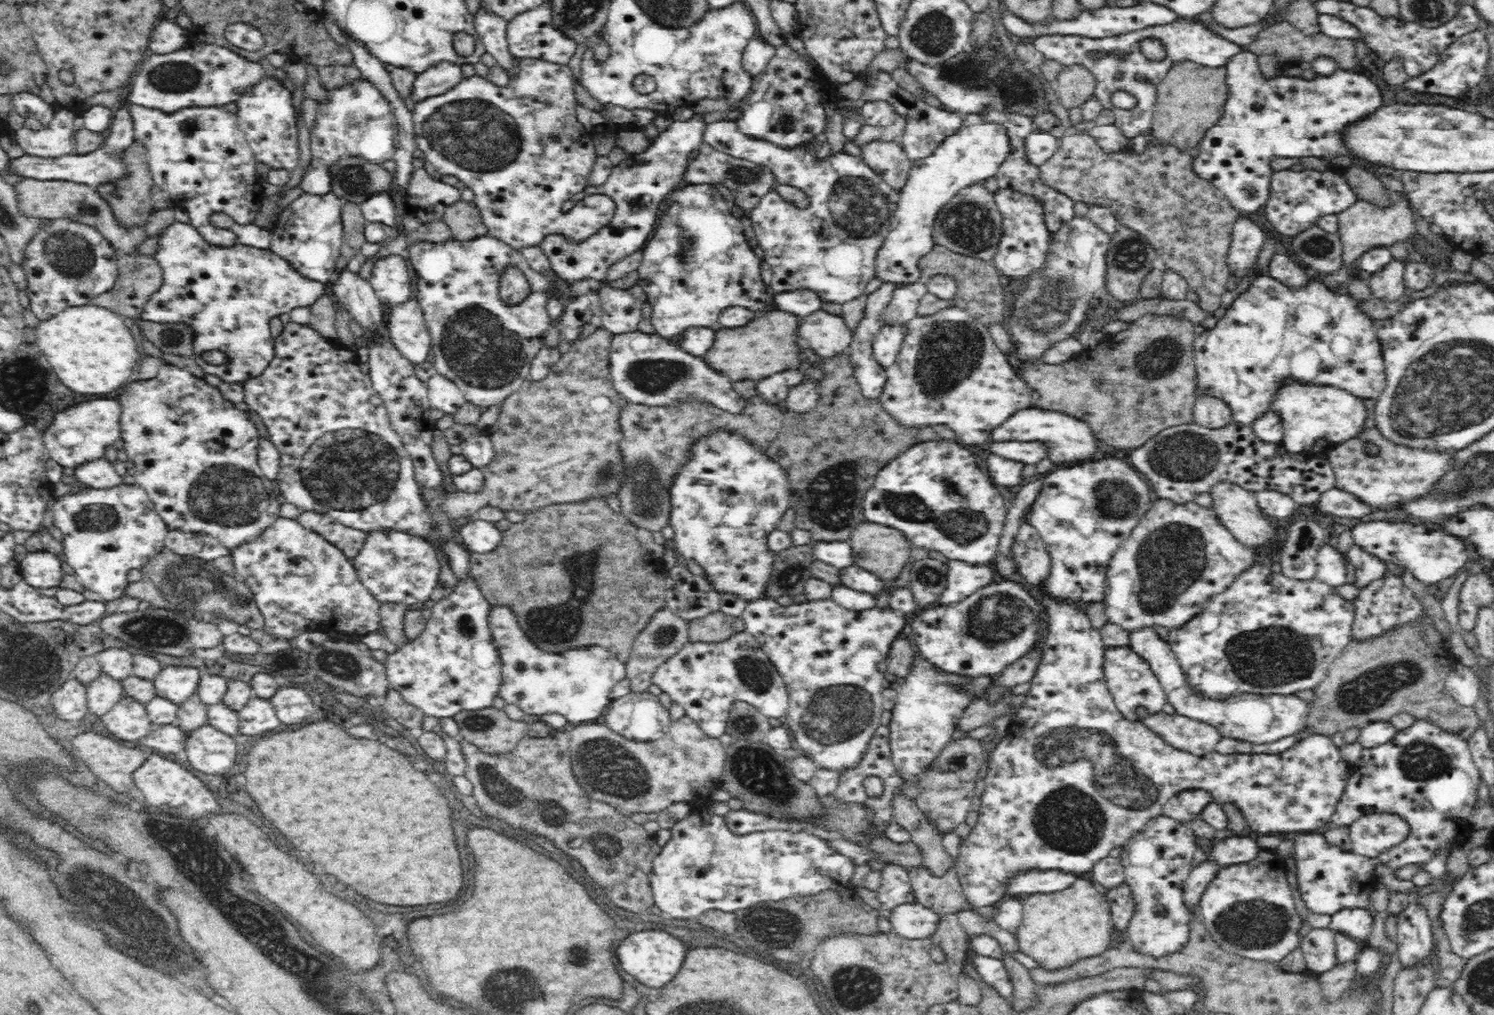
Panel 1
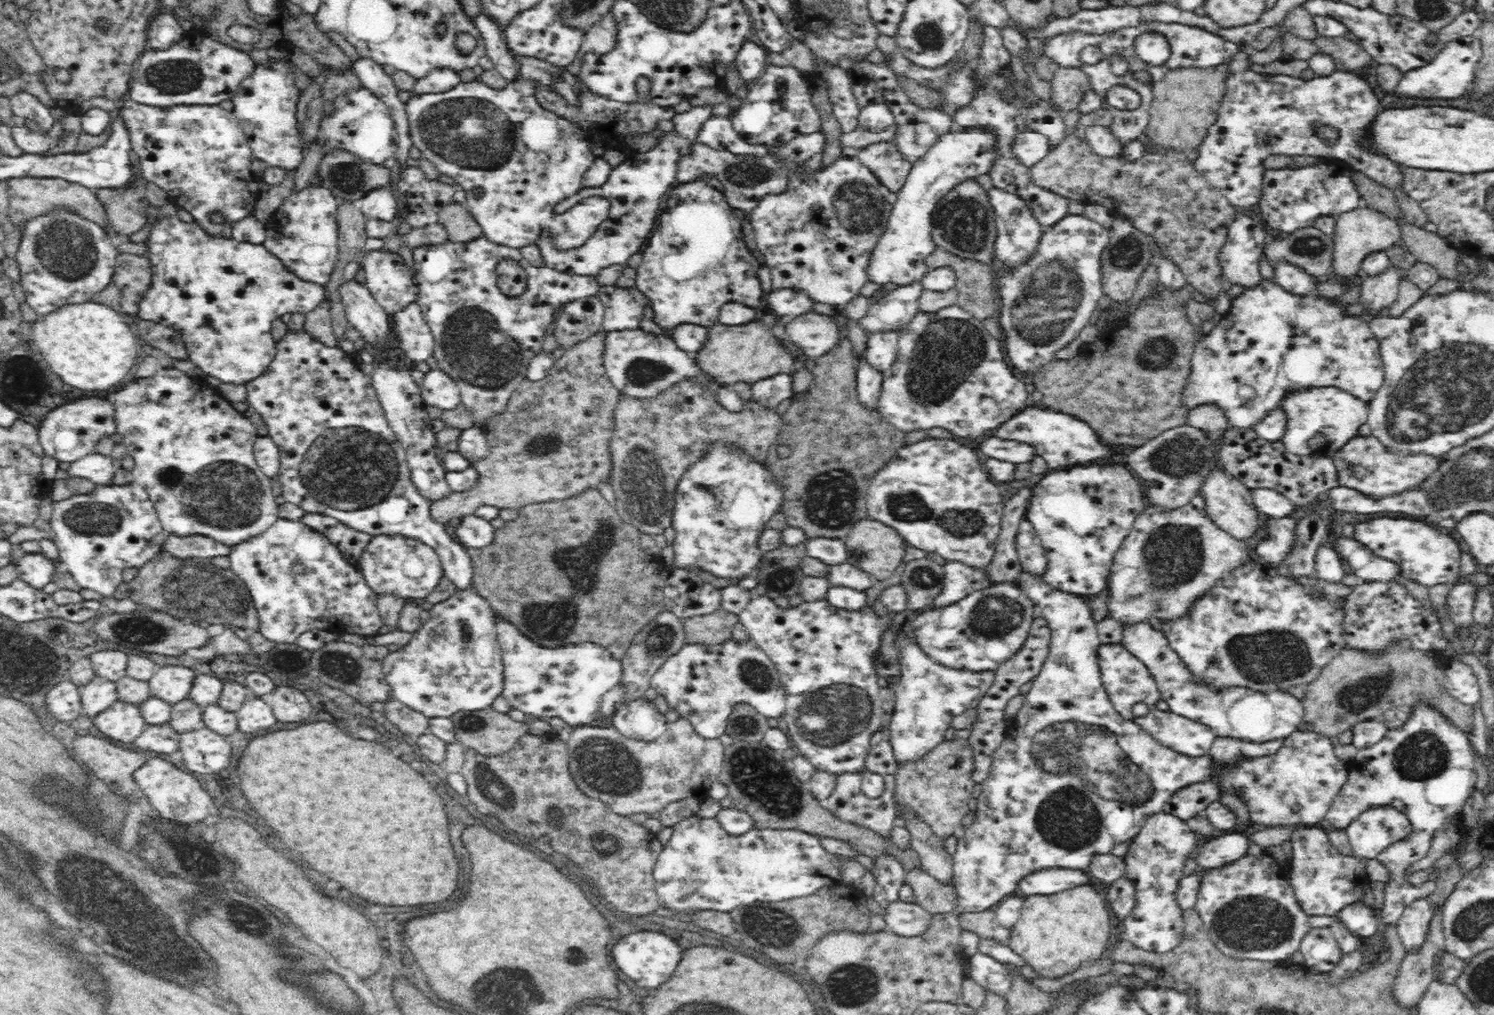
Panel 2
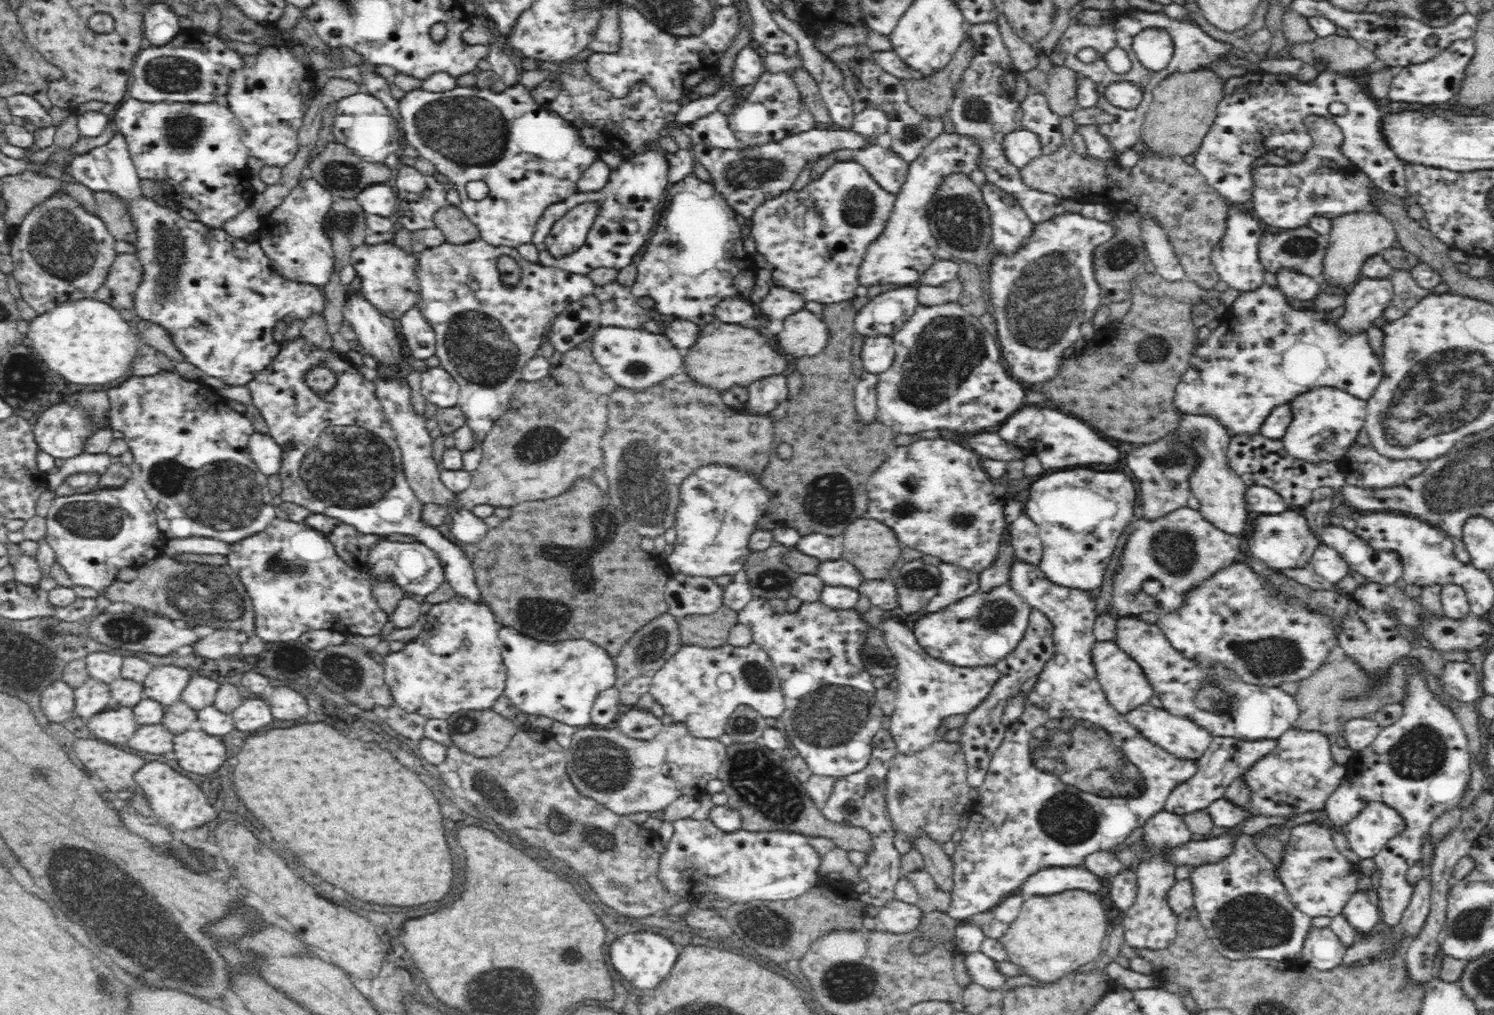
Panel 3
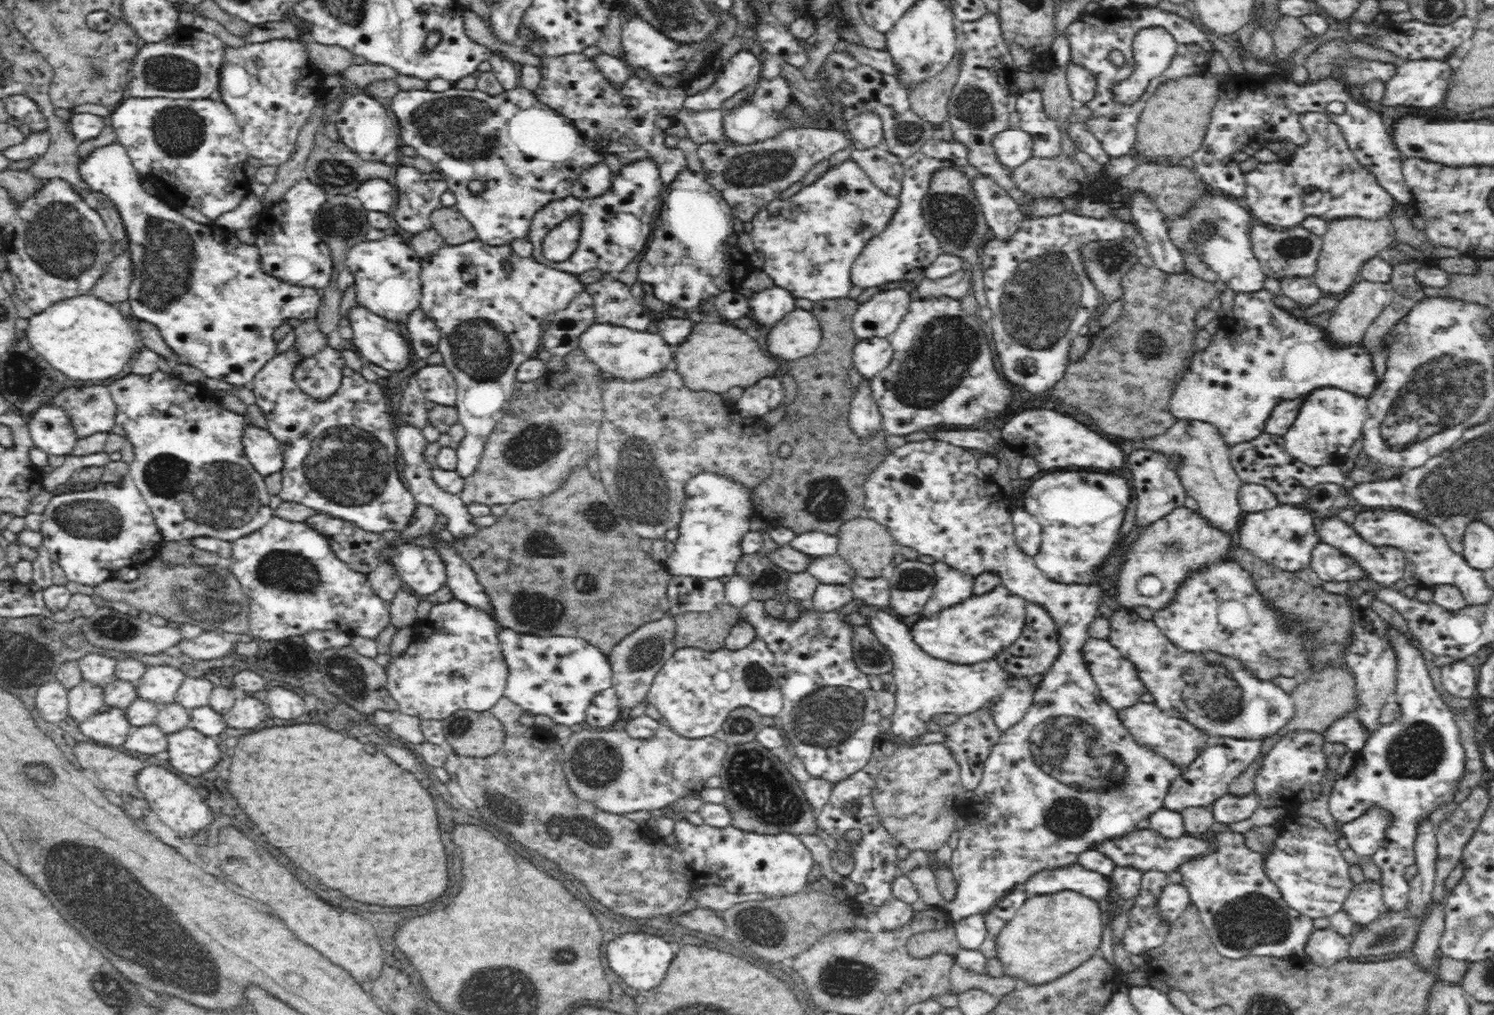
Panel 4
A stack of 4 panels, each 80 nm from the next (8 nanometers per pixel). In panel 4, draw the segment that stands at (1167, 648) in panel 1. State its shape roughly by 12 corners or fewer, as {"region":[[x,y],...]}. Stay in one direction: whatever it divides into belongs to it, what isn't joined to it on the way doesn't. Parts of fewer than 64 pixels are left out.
{"region":[[1111,612],[1108,641],[1154,704],[1209,735],[1270,738],[1292,697],[1240,662],[1181,651]]}

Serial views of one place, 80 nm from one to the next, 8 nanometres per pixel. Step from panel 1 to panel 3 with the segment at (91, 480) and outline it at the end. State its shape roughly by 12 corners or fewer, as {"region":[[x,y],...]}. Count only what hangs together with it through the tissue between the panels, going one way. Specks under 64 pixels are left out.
{"region":[[80,454],[46,475],[55,490],[72,474],[104,476],[110,455]]}

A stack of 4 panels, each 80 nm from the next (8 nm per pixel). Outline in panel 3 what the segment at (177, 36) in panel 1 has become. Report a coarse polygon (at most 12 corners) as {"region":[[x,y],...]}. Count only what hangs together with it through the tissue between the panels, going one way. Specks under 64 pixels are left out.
{"region":[[152,2],[145,42],[164,46],[182,30],[170,5]]}

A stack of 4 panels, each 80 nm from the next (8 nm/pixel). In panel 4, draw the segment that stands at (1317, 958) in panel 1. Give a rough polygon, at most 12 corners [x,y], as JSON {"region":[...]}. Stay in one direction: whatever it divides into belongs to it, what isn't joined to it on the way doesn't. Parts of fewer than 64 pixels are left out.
{"region":[[1313,929],[1303,958],[1328,968],[1348,956],[1349,938]]}

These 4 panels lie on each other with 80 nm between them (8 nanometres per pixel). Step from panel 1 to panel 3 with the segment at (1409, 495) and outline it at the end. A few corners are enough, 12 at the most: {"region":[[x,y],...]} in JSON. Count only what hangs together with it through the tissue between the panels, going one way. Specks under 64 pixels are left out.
{"region":[[1372,442],[1337,463],[1346,485],[1386,490],[1424,474],[1428,460],[1394,459]]}

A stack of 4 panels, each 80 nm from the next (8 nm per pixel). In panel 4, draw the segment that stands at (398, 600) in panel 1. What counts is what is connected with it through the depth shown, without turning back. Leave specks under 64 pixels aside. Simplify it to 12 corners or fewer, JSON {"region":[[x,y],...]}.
{"region":[[413,542],[388,543],[381,564],[393,566],[414,594],[447,584],[434,549]]}

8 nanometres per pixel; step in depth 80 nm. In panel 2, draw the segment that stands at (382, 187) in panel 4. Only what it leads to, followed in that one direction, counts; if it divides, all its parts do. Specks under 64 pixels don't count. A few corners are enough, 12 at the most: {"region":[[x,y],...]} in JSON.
{"region":[[390,187],[354,203],[366,219],[392,222],[398,216]]}

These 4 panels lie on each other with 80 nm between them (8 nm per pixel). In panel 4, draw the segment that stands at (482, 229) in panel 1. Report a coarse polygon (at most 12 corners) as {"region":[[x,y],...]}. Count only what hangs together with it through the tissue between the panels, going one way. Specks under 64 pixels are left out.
{"region":[[454,207],[430,214],[446,245],[477,239],[473,224]]}

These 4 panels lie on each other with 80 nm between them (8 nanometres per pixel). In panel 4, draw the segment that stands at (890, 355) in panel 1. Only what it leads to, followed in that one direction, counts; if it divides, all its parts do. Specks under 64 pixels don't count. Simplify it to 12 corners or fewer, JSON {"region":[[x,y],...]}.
{"region":[[887,337],[861,339],[852,366],[871,379],[890,365]]}

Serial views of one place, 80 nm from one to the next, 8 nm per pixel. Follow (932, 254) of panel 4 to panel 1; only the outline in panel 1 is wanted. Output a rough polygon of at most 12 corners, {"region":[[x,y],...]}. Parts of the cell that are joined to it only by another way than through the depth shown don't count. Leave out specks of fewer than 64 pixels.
{"region":[[964,125],[913,161],[876,278],[923,280],[940,210],[996,177],[1013,150],[1006,125]]}

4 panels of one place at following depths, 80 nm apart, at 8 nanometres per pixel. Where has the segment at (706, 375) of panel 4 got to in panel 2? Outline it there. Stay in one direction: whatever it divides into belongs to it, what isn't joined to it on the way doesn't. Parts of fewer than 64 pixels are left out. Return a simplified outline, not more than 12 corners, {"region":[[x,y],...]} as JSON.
{"region":[[791,317],[716,324],[698,358],[718,382],[793,373],[776,338]]}

